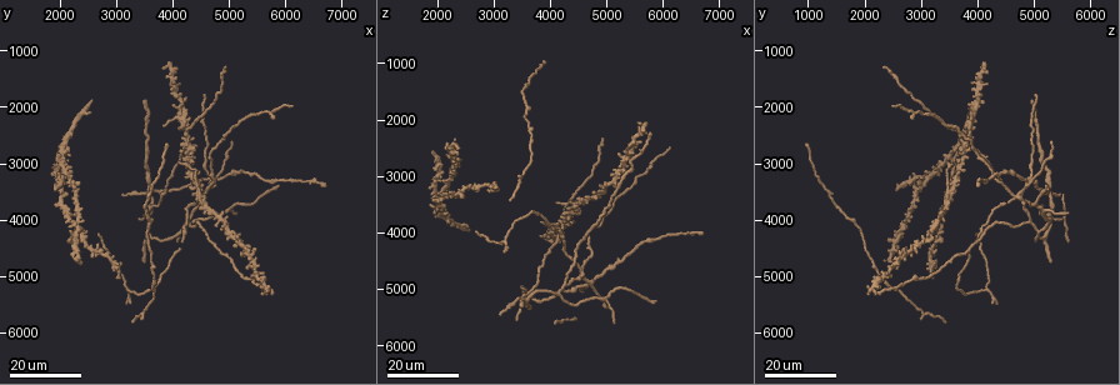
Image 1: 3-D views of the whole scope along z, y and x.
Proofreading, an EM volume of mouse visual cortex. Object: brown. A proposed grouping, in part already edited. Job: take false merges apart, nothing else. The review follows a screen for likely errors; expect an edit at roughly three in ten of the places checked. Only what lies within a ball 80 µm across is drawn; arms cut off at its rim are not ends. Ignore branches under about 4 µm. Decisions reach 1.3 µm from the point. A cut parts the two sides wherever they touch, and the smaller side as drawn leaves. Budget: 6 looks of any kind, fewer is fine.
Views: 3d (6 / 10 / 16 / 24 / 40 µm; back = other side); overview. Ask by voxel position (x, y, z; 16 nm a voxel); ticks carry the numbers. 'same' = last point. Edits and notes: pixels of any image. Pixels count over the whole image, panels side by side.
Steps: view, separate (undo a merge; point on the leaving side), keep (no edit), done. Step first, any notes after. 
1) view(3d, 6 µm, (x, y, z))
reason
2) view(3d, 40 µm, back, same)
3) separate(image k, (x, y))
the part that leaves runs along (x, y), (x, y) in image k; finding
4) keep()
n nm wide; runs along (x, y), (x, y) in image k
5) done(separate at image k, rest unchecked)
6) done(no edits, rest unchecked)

view(3d, 24 µm, (5550, 2150, 3000))
sudden change in width

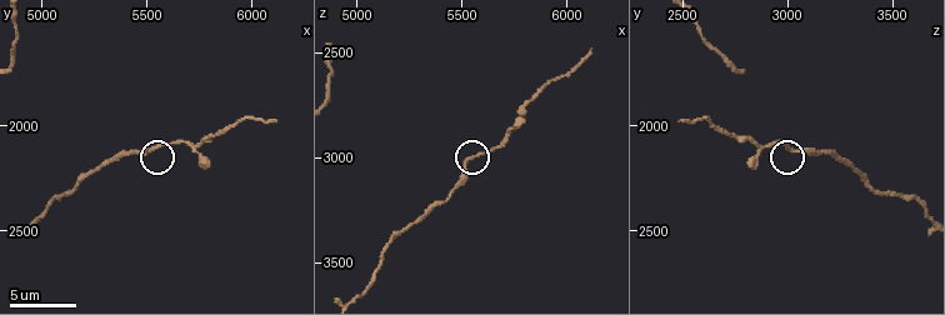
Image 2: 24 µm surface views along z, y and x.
view(3d, 6 µm, (5520, 2110, 3050))
closer look

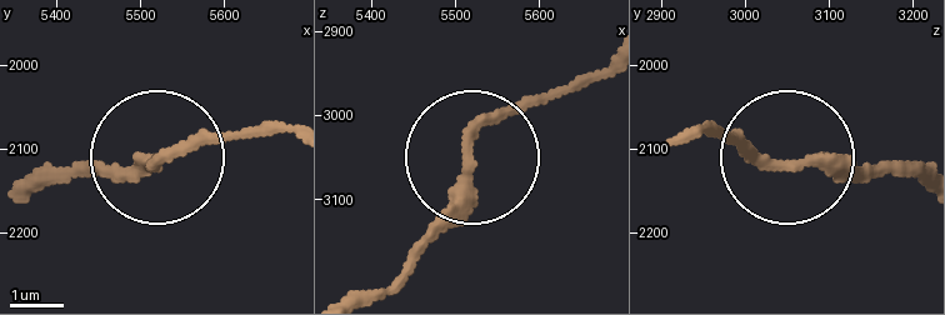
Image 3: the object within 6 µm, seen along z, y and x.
keep()
all the same neuron

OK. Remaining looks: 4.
view(3d, 16 µm, (4350, 3700, 4450))
thick turns thin

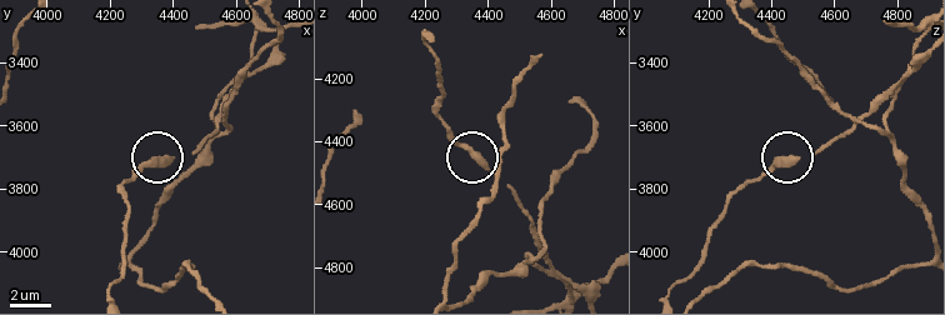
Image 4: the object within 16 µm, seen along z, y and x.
view(3d, 10 µm, (4390, 3710, 4470))

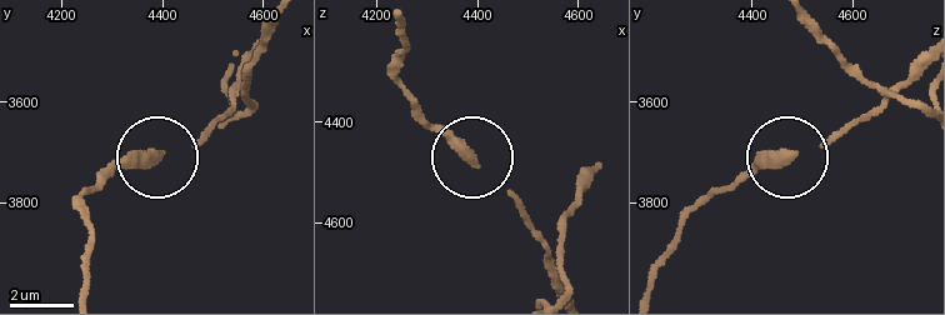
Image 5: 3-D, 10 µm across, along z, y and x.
keep()
runs along (86, 190), (119, 169), (199, 141), (213, 129) in image 5; continuous, no second neuron

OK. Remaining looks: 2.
view(3d, 24 µm, (4550, 3550, 4650))
looks like a crossing

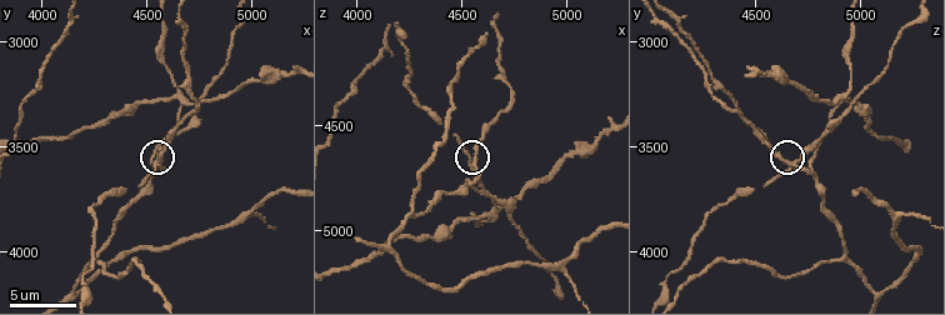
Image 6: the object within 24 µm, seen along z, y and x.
view(3d, 10 µm, (4560, 3570, 4650))

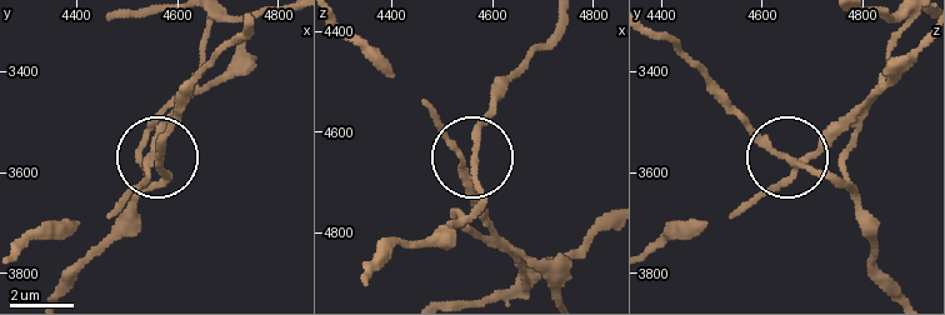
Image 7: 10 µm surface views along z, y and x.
keep()
4 arms; runs along (25, 245), (119, 208), (159, 148), (178, 86) in image 7; one neuron here

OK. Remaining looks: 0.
done(no edits, rest unchecked)

